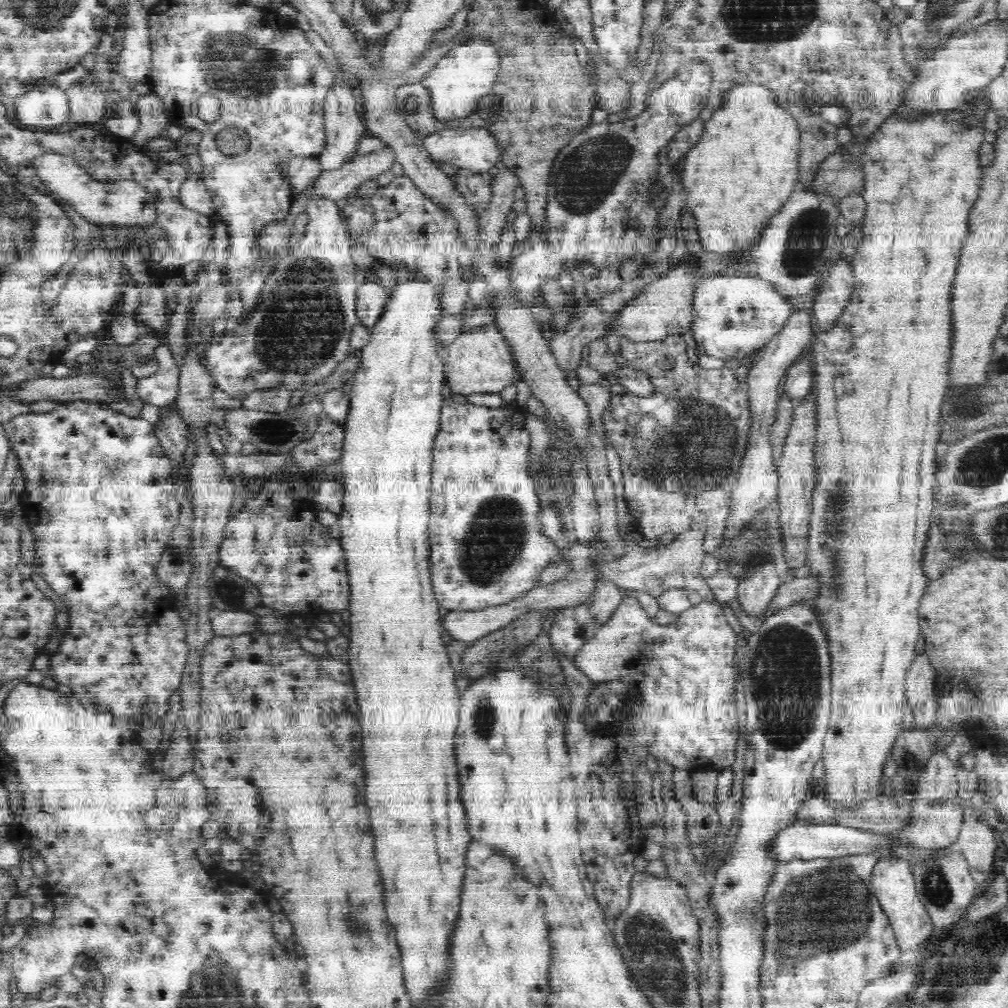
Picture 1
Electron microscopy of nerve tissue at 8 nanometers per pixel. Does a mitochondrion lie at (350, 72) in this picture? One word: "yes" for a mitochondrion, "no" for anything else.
no

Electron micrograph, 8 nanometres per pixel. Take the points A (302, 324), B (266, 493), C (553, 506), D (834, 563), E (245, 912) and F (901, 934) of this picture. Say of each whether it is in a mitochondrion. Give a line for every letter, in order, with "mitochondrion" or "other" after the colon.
A: mitochondrion
B: other
C: mitochondrion
D: mitochondrion
E: other
F: other

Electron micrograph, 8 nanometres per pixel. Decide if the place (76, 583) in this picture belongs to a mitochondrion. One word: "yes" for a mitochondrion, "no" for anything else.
no

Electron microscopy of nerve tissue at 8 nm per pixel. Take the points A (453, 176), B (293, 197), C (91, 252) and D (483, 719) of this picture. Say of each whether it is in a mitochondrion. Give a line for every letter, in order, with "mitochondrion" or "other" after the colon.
A: other
B: other
C: other
D: mitochondrion

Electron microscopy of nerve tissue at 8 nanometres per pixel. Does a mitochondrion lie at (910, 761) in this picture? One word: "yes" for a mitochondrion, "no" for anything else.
yes

